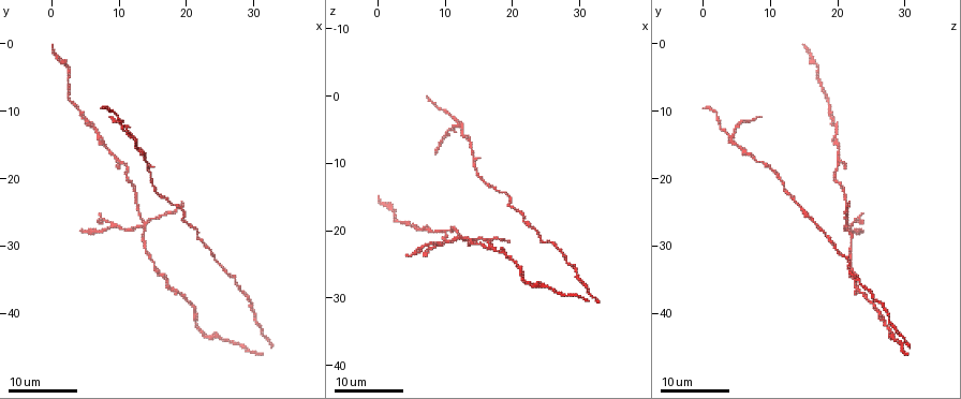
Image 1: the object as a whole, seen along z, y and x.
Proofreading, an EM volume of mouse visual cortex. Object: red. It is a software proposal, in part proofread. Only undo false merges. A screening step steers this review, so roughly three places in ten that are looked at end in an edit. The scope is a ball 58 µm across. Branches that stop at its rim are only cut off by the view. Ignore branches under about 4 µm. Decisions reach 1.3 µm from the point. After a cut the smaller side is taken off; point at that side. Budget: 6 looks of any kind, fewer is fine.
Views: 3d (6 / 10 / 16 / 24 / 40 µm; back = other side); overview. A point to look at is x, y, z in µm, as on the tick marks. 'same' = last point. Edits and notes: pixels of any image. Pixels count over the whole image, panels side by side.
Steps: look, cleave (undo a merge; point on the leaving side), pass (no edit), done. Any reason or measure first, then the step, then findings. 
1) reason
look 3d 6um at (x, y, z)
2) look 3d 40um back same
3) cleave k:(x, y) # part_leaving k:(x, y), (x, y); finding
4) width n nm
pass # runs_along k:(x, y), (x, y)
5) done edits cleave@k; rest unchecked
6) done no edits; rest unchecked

arms part here
look 3d 16um at (12.5, 14.0, 4.0)

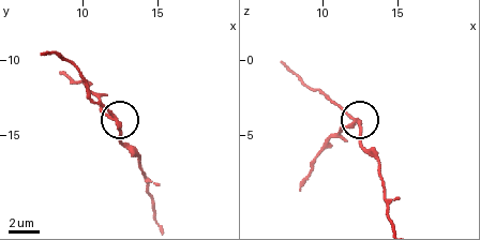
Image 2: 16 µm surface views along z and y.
look 3d 6um at (11.8, 13.8, 4.2)

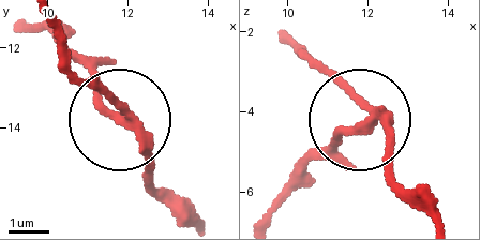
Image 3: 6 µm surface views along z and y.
width 220 nm
cleave 3:(335, 138) # two cells meet here

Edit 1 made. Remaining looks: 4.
sudden change in width
look 3d 24um at (14.0, 17.0, 8.0)

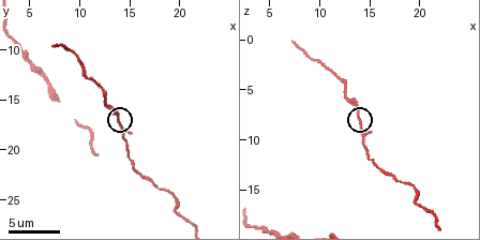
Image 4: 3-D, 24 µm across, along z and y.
zoom in
look 3d 6um at (13.6, 17.0, 7.6)

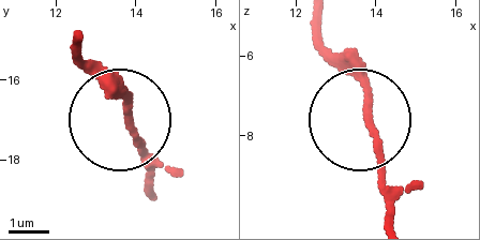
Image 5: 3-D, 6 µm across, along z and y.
pass # runs_along 5:(154, 192), (144, 140), (75, 53); one cell here

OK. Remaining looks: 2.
four or more arms meet
look 3d 16um at (14.0, 27.0, 21.0)

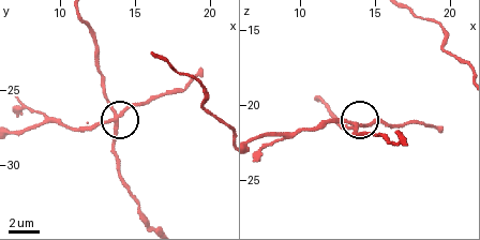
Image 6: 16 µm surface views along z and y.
closer look
look 3d 6um at (13.4, 27.0, 21.2)

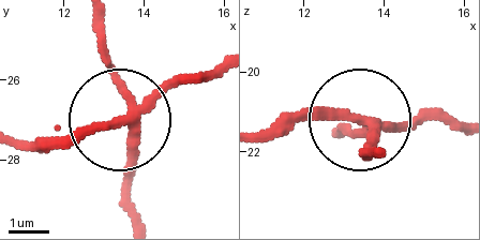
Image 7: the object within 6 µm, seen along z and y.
arms 4
cleave 7:(77, 137) # part_leaving 7:(128, 120), (18, 140); a second cell is stuck on

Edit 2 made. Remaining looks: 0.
done edits cleave@3, cleave@7; rest unchecked

